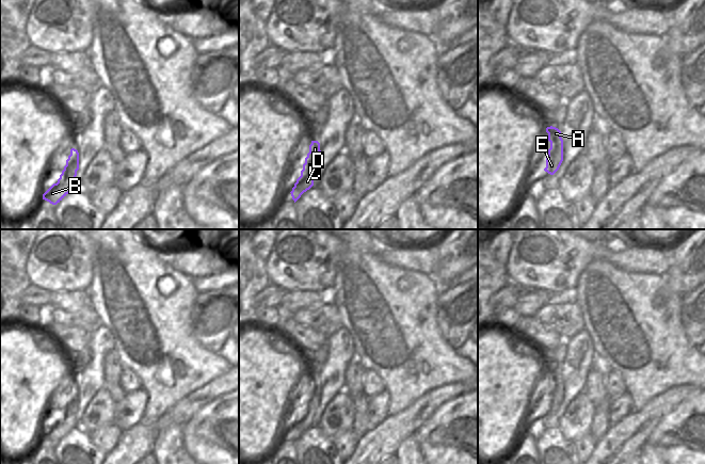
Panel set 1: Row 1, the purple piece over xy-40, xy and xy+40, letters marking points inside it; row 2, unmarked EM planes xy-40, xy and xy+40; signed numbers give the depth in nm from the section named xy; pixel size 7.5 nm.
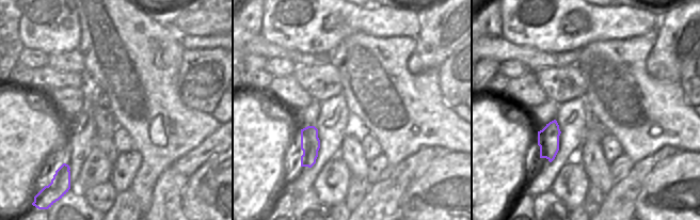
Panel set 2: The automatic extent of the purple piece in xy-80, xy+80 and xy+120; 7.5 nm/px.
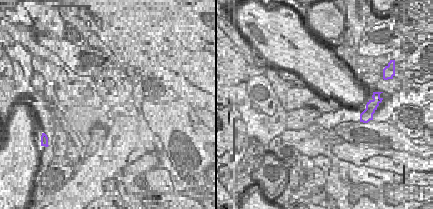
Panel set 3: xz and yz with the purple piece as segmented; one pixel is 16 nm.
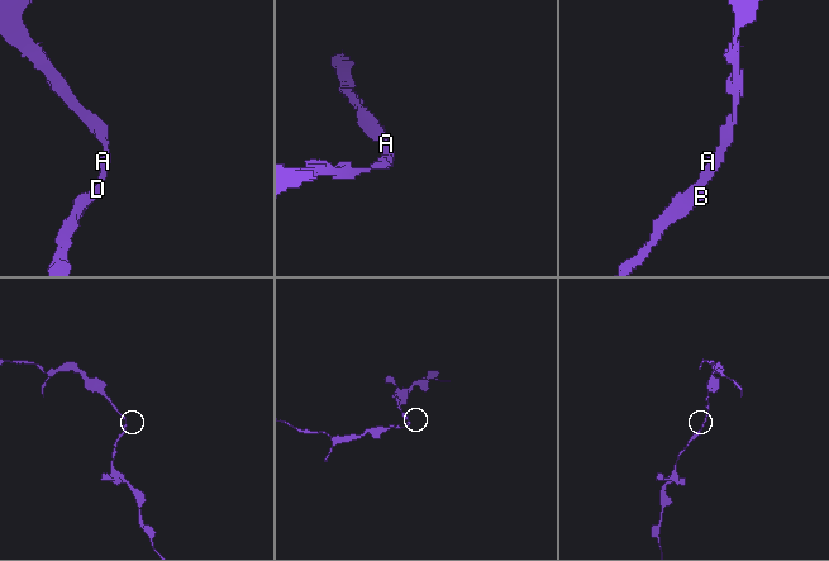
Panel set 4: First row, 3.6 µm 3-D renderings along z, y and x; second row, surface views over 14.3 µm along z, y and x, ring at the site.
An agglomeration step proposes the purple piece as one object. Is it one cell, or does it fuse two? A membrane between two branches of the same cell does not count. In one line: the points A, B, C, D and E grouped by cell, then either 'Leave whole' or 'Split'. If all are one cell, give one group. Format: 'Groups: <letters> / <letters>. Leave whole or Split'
Groups: A B C D E. Leave whole

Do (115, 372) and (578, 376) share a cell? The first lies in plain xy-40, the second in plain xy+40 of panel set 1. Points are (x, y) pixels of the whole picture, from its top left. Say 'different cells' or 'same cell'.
different cells

